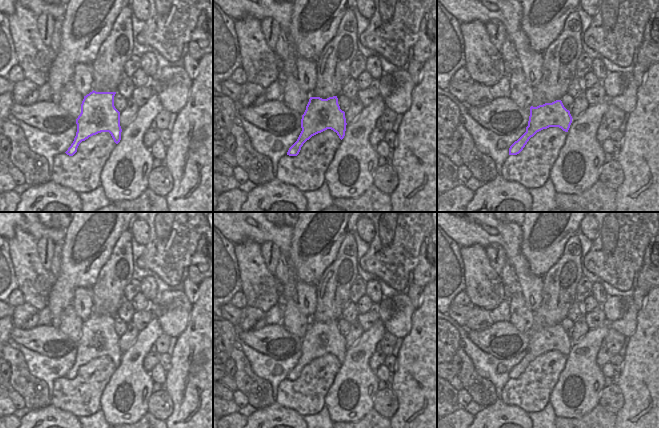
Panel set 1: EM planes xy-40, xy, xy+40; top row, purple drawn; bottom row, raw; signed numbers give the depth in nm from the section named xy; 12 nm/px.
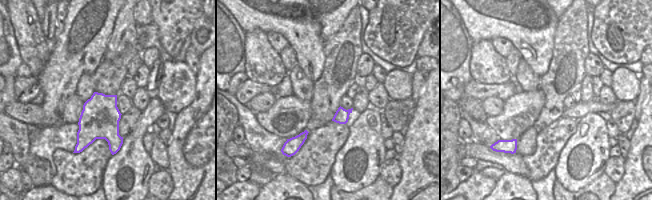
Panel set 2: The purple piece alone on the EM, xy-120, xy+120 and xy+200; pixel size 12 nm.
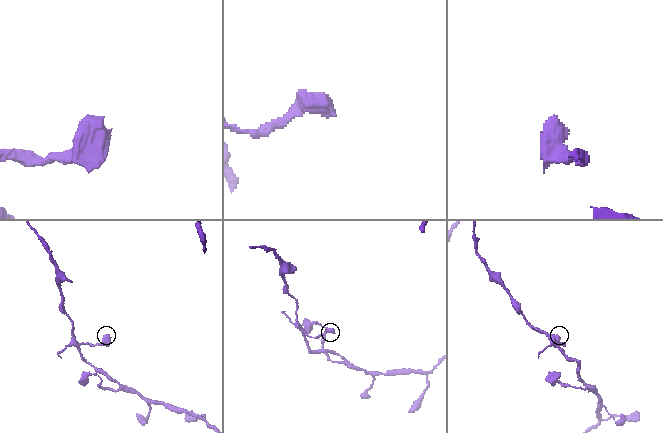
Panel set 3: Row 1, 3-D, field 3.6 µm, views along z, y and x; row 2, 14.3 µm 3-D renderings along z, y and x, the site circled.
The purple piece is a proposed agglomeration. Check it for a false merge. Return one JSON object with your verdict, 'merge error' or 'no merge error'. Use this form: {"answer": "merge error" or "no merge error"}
{"answer": "no merge error"}

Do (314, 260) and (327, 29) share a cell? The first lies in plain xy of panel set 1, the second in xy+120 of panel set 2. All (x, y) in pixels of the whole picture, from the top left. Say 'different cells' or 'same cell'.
same cell

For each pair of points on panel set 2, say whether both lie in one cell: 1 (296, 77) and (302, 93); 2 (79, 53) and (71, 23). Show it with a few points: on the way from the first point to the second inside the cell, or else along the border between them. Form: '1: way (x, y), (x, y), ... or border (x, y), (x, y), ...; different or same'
1: way (299, 81), (301, 89); same
2: way (79, 46), (78, 30); same

